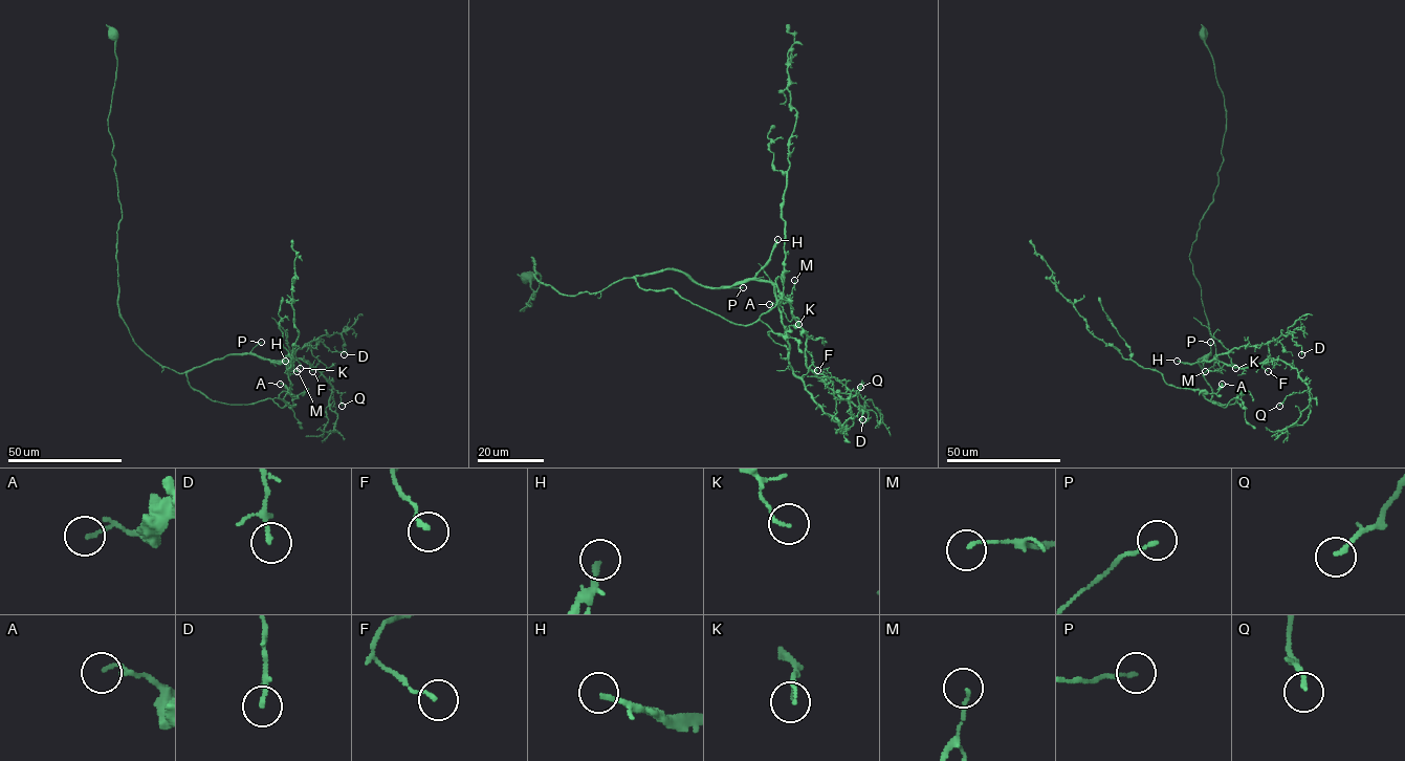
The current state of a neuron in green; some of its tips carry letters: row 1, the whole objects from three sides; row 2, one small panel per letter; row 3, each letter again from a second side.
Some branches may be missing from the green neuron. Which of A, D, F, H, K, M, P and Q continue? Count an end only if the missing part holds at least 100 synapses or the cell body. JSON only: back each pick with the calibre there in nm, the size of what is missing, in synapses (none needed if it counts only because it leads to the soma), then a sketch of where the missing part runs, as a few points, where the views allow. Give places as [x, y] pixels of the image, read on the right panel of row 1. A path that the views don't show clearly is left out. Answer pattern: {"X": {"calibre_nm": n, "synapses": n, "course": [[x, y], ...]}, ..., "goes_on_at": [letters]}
{"H": {"calibre_nm": 180, "synapses": 160, "course": [[1177, 361], [1140, 332], [1119, 306], [1077, 278], [1081, 229]]}, "goes_on_at": ["H"]}

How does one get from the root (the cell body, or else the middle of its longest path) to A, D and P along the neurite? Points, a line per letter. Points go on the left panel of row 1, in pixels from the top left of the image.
A: (112, 35), (121, 318), (145, 352), (213, 400), (283, 407), (280, 384)
D: (112, 35), (118, 307), (133, 341), (179, 373), (228, 354), (282, 361), (335, 332), (344, 354)
P: (112, 35), (116, 68), (108, 130), (122, 214), (121, 318), (145, 352), (179, 373), (247, 354), (261, 342)

